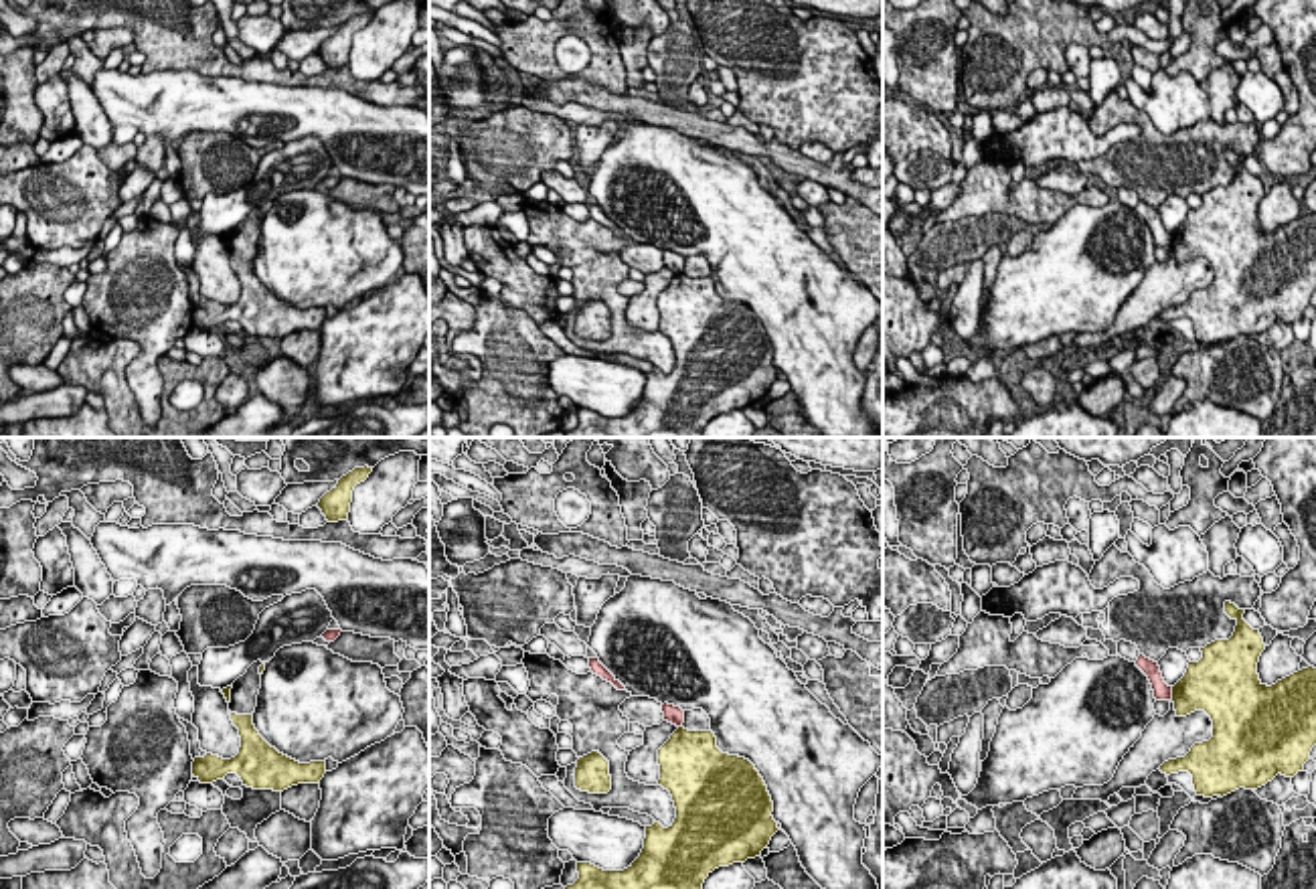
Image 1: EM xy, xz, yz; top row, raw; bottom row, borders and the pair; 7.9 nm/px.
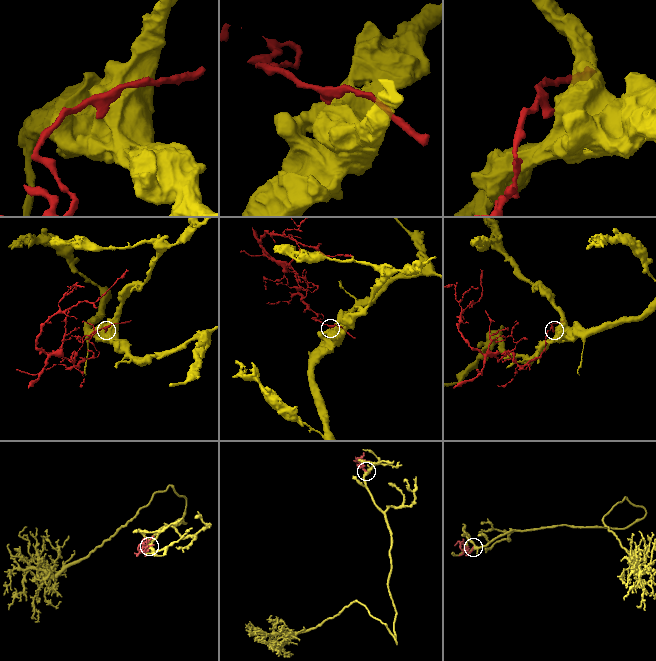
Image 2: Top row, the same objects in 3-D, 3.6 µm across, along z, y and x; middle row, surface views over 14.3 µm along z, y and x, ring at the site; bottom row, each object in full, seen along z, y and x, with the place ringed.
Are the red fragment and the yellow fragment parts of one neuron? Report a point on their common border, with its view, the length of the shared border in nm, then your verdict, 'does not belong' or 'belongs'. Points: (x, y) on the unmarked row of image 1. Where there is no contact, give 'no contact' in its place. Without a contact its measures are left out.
contact yz (1171, 239); length 100 nm; does not belong

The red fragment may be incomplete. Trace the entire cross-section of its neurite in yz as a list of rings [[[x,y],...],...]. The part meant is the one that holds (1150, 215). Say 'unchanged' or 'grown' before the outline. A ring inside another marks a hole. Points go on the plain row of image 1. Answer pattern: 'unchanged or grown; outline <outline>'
unchanged; outline [[[1140,200],[1136,207],[1136,213],[1148,223],[1156,247],[1170,247],[1172,245],[1172,233],[1168,233],[1164,229],[1158,209]]]

